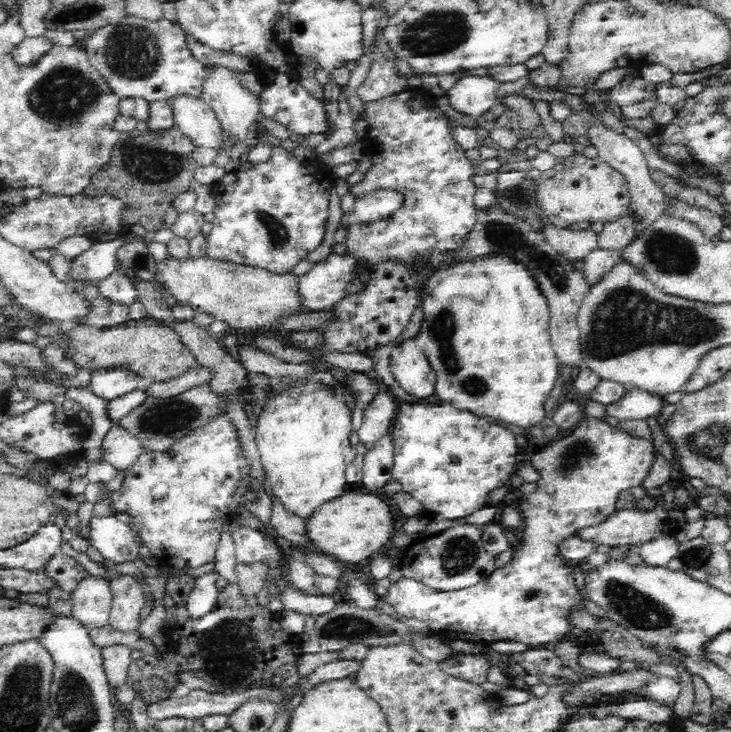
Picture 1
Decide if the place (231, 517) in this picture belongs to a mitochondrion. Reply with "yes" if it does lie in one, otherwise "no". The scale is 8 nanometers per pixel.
no

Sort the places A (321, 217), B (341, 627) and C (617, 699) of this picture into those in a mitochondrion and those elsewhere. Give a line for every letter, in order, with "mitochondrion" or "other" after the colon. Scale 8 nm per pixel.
A: other
B: mitochondrion
C: other

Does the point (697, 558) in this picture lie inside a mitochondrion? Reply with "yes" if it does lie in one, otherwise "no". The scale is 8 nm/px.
yes

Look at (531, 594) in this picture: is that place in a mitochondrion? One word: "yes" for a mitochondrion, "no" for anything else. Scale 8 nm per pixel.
no

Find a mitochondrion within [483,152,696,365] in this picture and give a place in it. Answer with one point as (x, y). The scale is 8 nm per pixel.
(517, 197)

